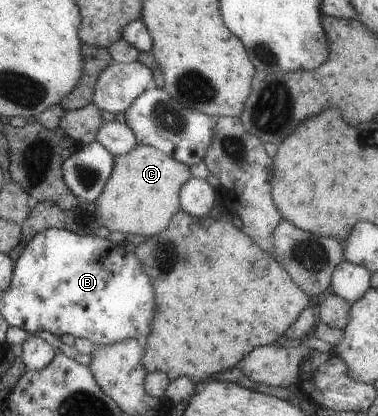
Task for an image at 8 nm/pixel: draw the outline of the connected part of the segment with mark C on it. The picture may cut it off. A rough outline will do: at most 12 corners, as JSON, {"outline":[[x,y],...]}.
{"outline":[[148,145],[117,155],[94,201],[101,226],[156,235],[188,167]]}

